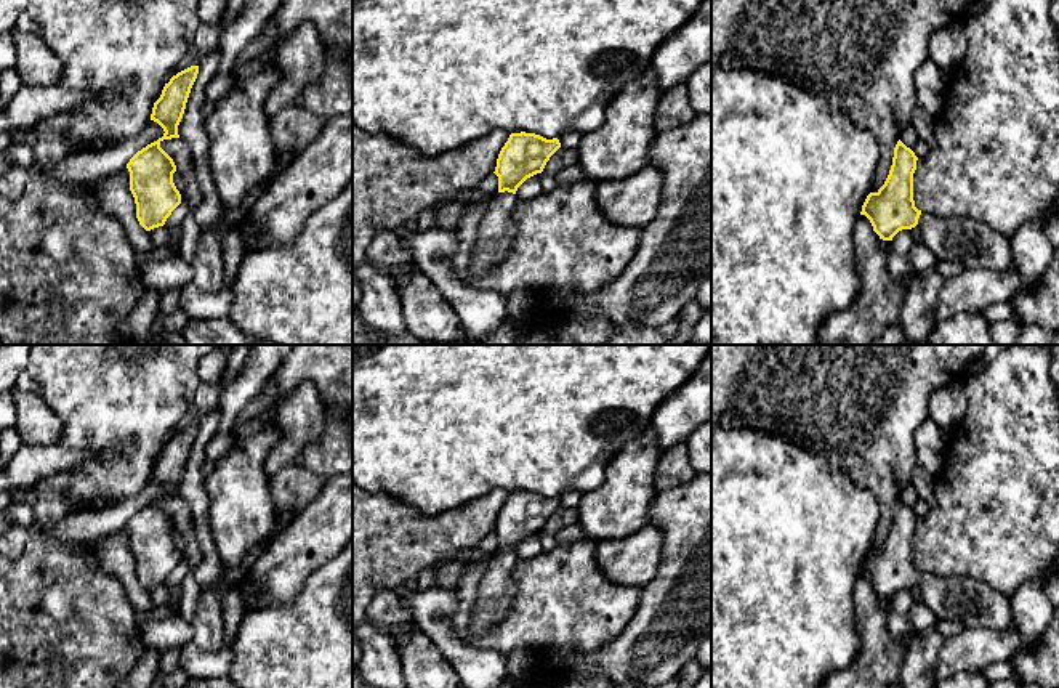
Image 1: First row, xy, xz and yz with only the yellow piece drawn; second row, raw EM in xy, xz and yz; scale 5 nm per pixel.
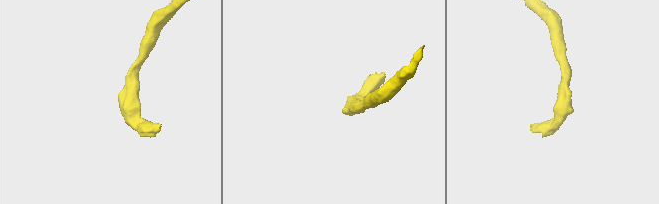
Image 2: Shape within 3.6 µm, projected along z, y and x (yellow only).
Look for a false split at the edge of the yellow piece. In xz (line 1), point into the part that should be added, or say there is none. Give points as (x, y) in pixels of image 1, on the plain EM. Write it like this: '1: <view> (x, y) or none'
1: xz (497, 590)

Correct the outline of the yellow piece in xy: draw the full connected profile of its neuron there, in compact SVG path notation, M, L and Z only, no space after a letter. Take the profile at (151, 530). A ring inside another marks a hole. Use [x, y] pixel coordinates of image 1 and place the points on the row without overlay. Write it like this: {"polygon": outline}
{"polygon": "M191 425L165 443L151 473L151 480L157 481L165 492L138 510L127 523L130 550L136 563L136 577L146 590L163 585L171 571L181 563L181 553L173 542L176 524L160 507L160 502L179 497L178 484L197 433L199 425Z"}

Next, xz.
{"polygon": "M511 492L501 507L495 534L498 552L487 561L479 584L471 630L479 633L501 622L516 598L513 569L519 558L517 547L530 536L542 532L550 516L561 507L558 497L546 499L535 492Z"}

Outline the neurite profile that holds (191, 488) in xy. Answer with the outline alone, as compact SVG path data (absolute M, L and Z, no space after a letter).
M216 406L199 423L197 438L191 447L183 478L178 484L178 494L186 500L192 520L195 539L202 550L202 561L195 568L195 581L202 590L219 587L224 568L218 555L208 518L208 496L205 491L205 446L219 428L219 407Z

